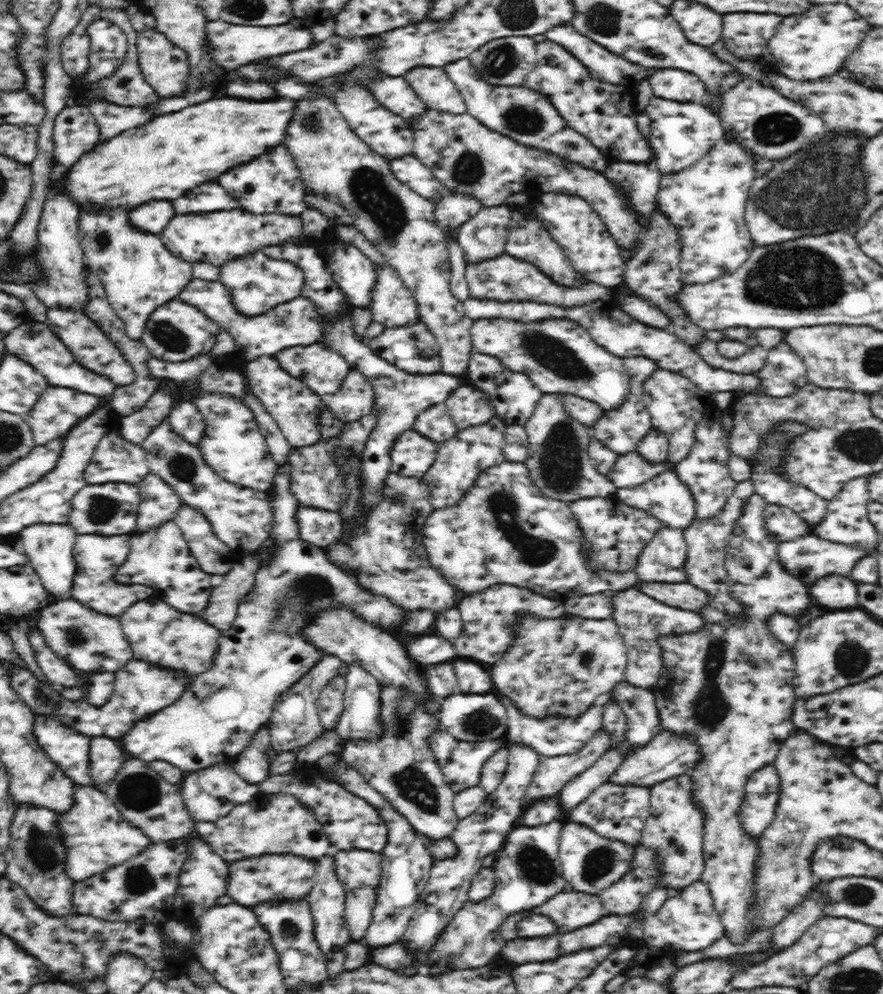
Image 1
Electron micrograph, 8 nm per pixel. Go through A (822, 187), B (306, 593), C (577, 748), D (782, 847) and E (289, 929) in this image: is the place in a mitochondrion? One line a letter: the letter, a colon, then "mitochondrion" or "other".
A: mitochondrion
B: mitochondrion
C: other
D: mitochondrion
E: mitochondrion

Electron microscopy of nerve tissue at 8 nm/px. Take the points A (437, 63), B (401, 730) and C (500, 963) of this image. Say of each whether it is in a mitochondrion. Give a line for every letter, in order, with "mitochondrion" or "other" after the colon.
A: other
B: mitochondrion
C: other

